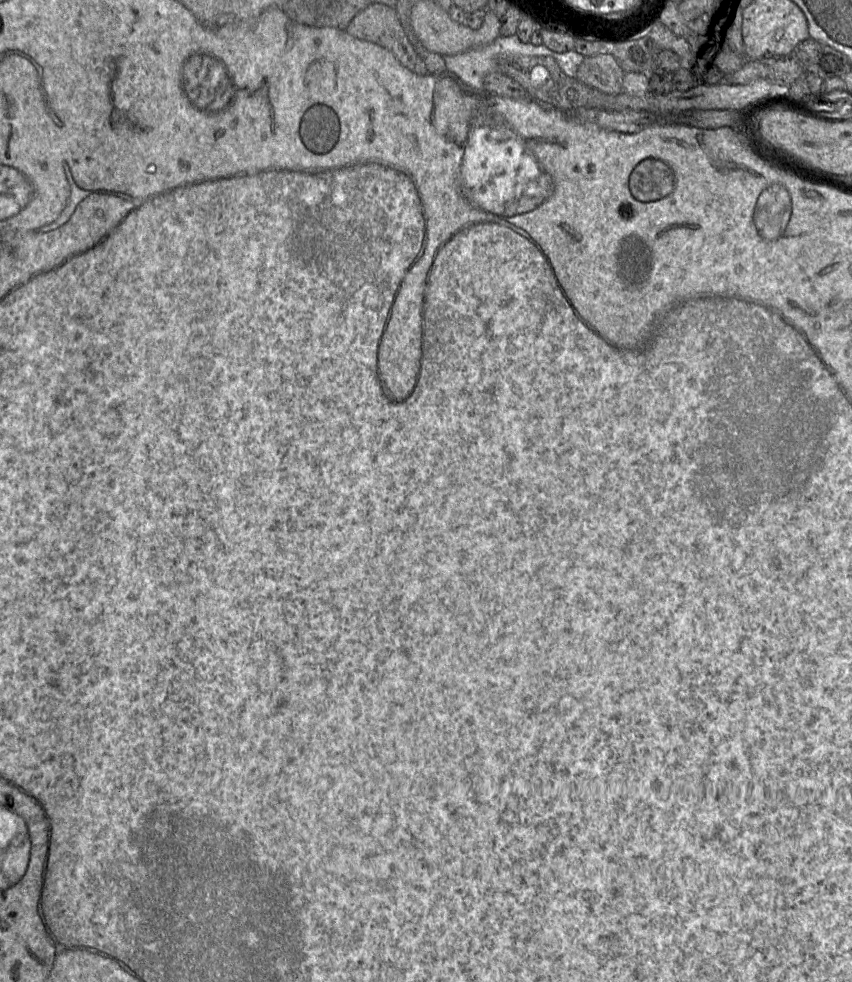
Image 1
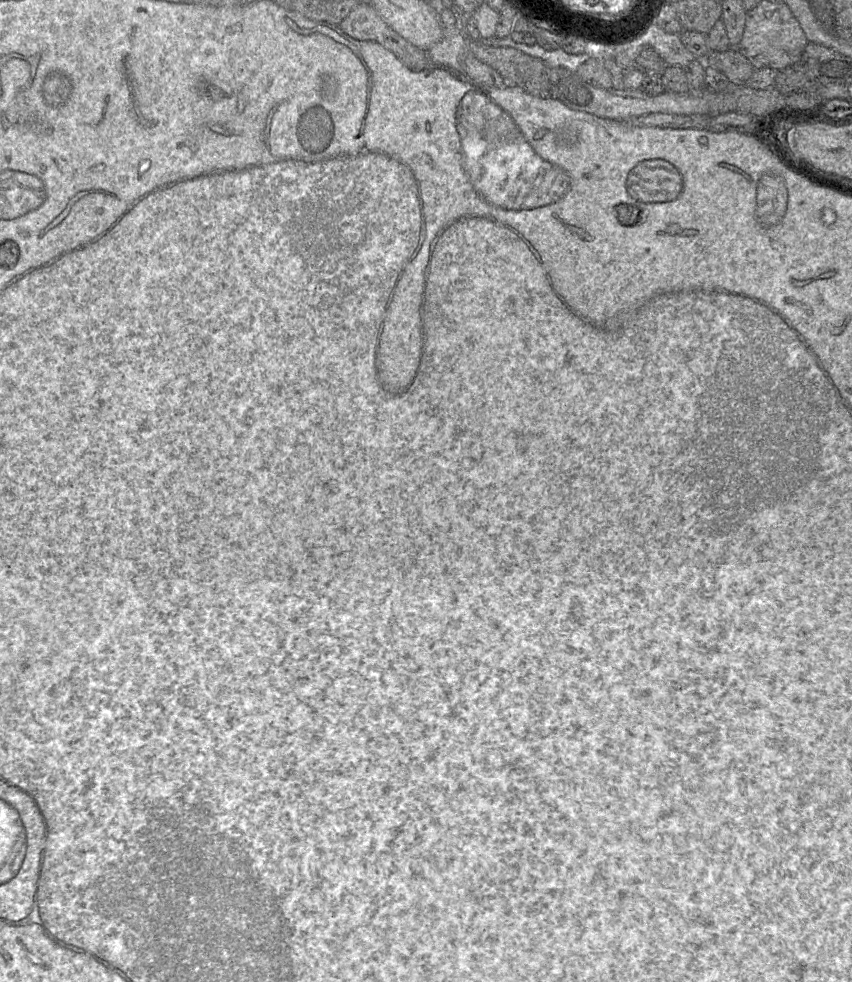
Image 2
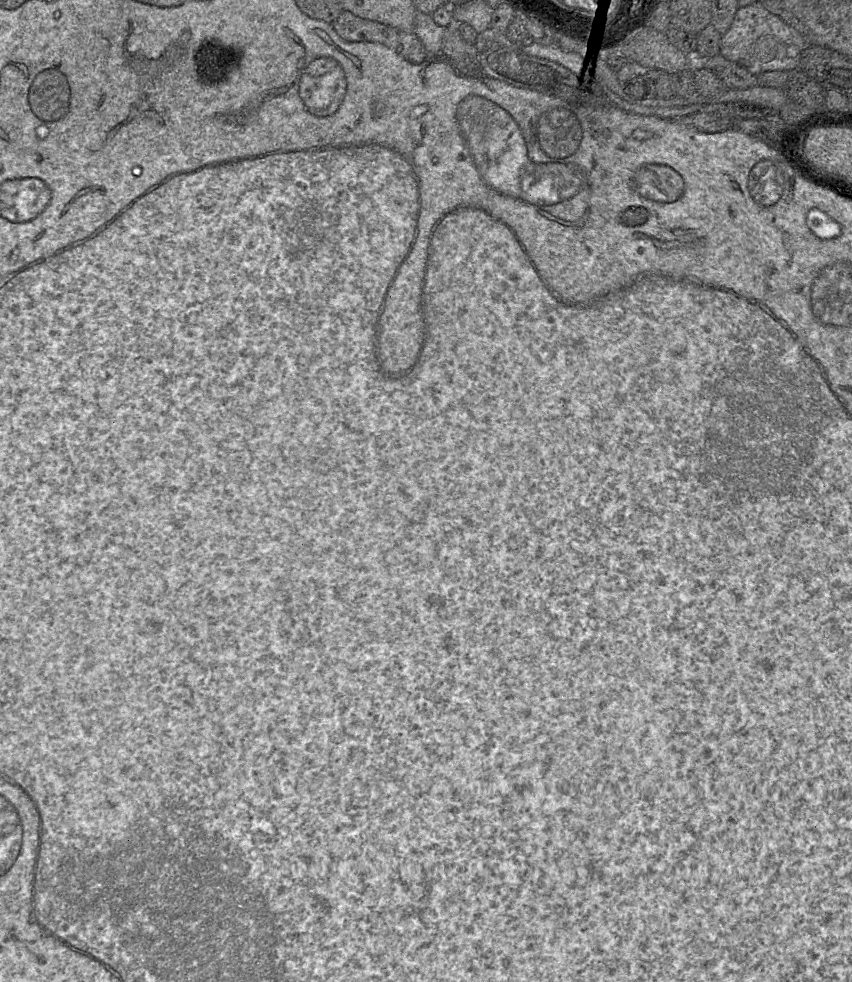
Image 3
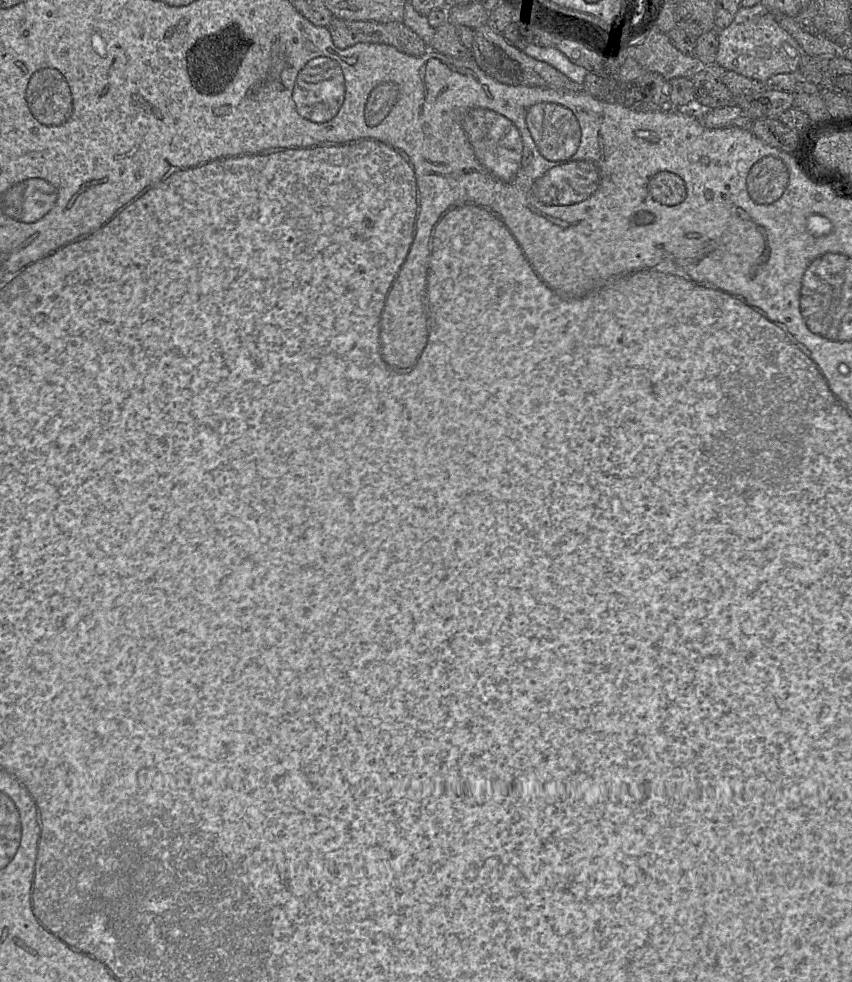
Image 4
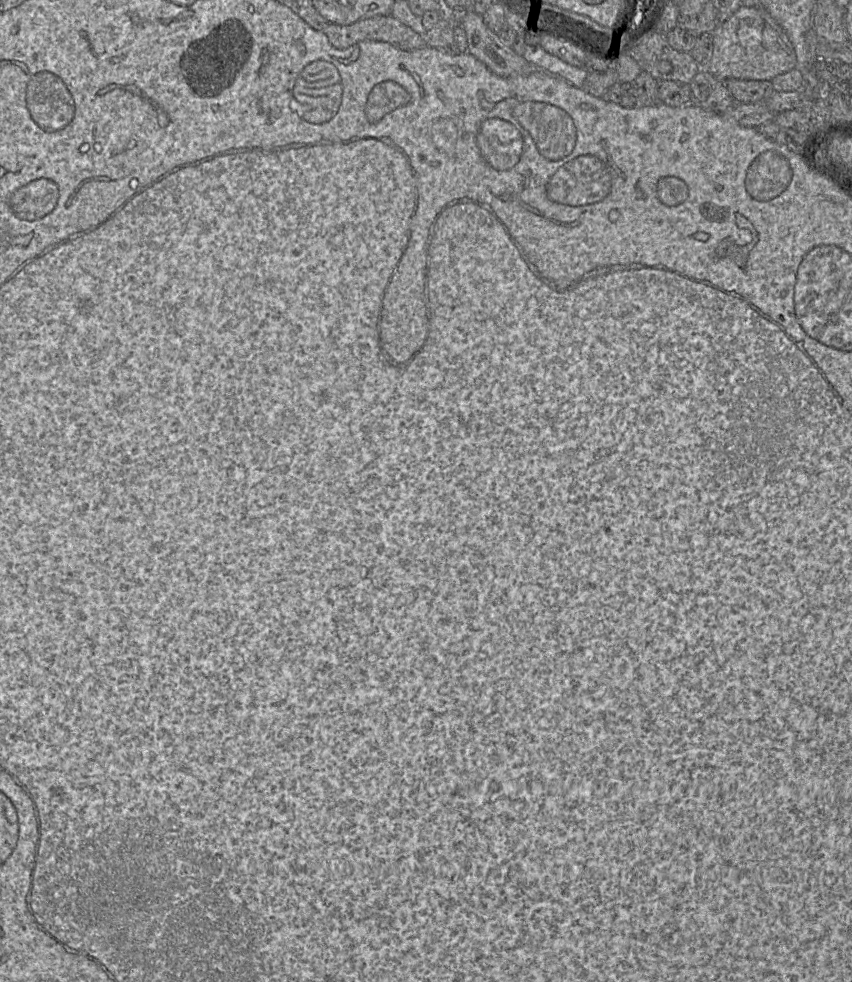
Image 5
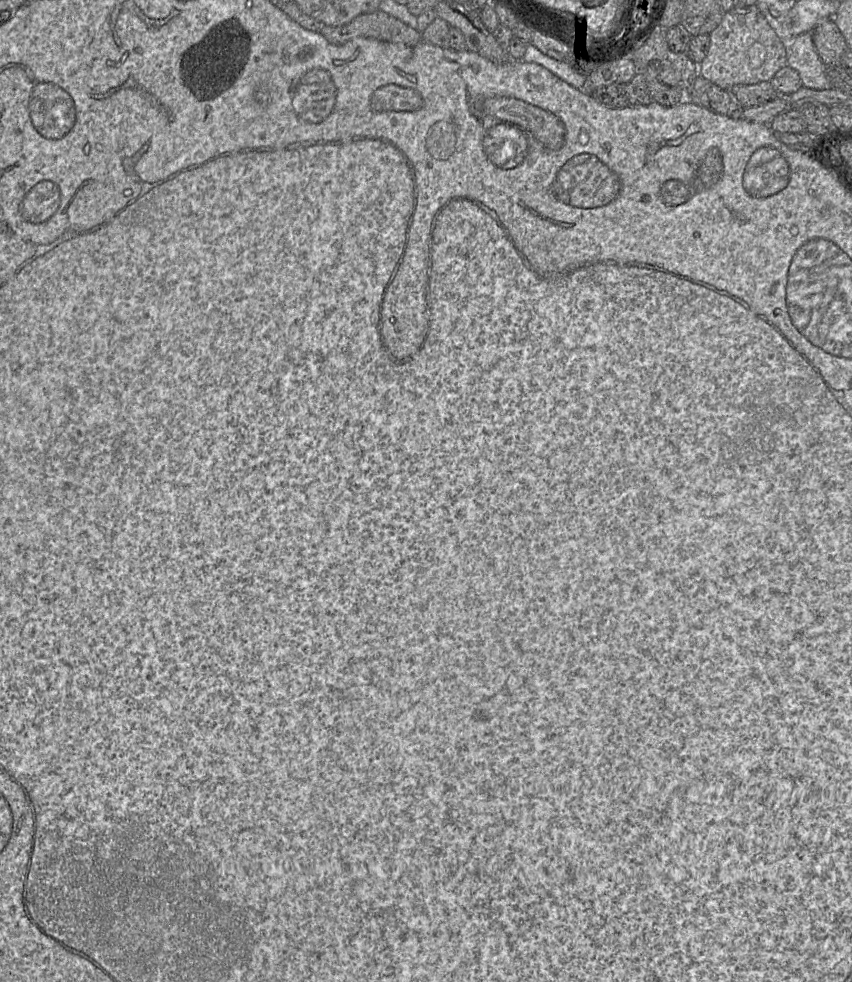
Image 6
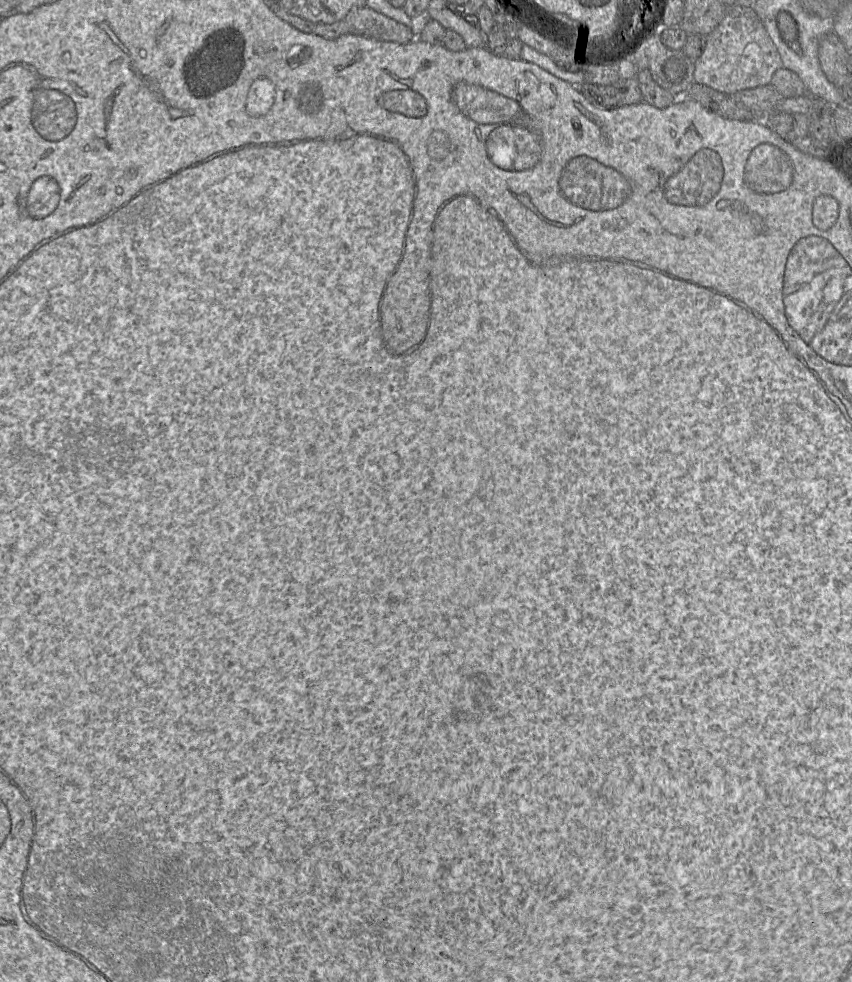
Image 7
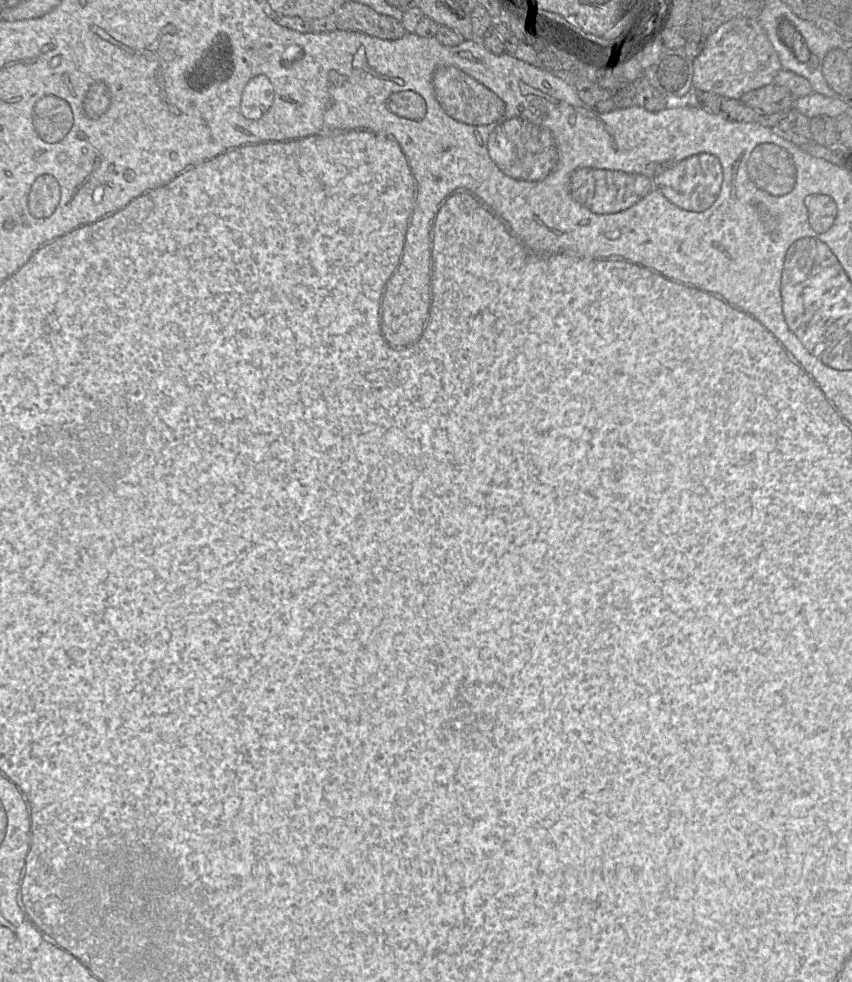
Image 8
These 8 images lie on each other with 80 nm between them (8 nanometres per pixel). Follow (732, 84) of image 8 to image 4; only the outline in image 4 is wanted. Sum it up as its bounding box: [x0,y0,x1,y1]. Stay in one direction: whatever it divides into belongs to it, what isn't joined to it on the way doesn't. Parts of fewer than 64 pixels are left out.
[715,3,803,82]

